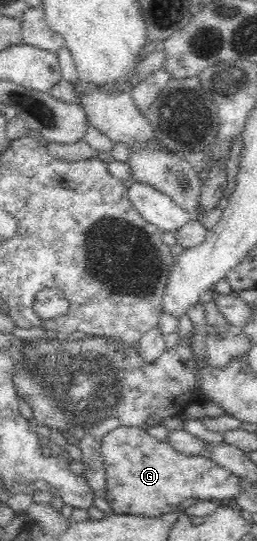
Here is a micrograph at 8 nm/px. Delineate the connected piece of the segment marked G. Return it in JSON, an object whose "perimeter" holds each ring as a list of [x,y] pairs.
{"perimeter":[[[138,427],[115,428],[101,444],[105,467],[105,501],[117,515],[155,517],[173,513],[188,498],[222,502],[238,498],[241,480],[203,456],[186,456],[167,442],[160,442]]]}

